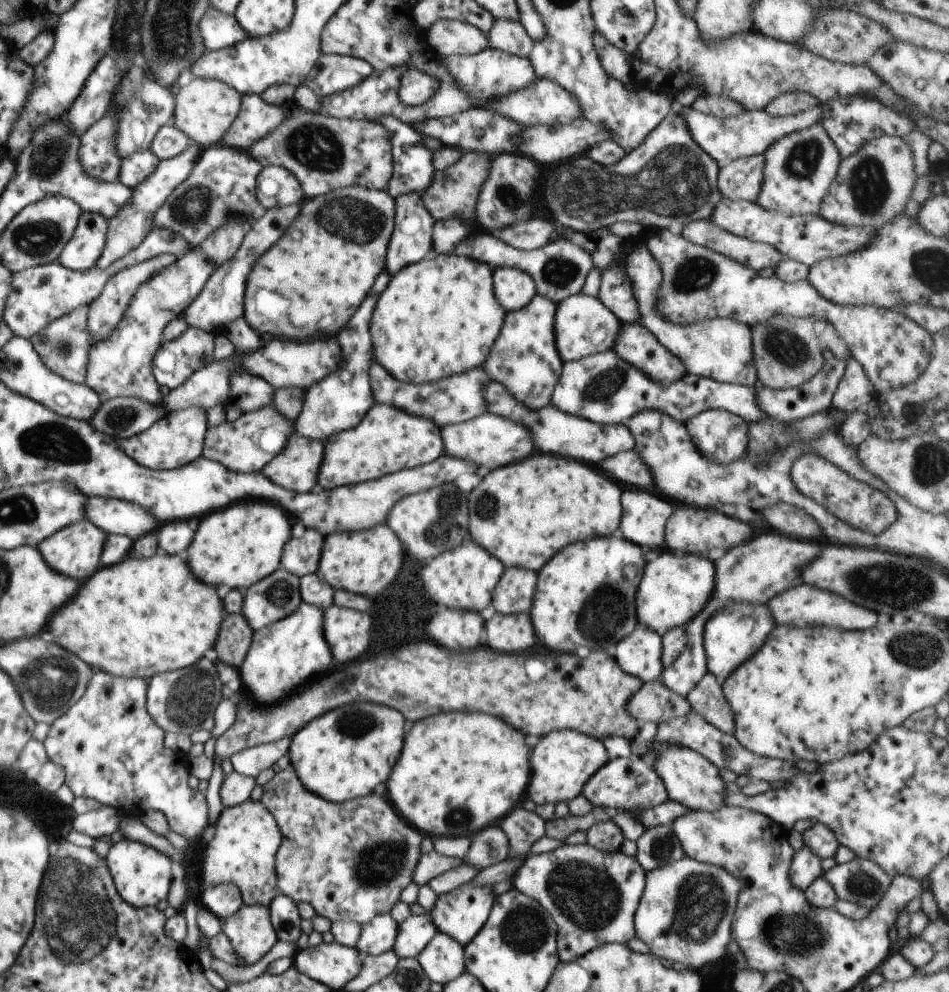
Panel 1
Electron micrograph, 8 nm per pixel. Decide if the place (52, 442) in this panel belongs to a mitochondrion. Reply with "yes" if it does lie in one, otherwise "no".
yes

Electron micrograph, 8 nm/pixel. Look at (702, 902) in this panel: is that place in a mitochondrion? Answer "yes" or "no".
yes

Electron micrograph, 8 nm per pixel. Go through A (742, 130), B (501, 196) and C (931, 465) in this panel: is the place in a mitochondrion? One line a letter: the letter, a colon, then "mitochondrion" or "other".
A: other
B: mitochondrion
C: mitochondrion

